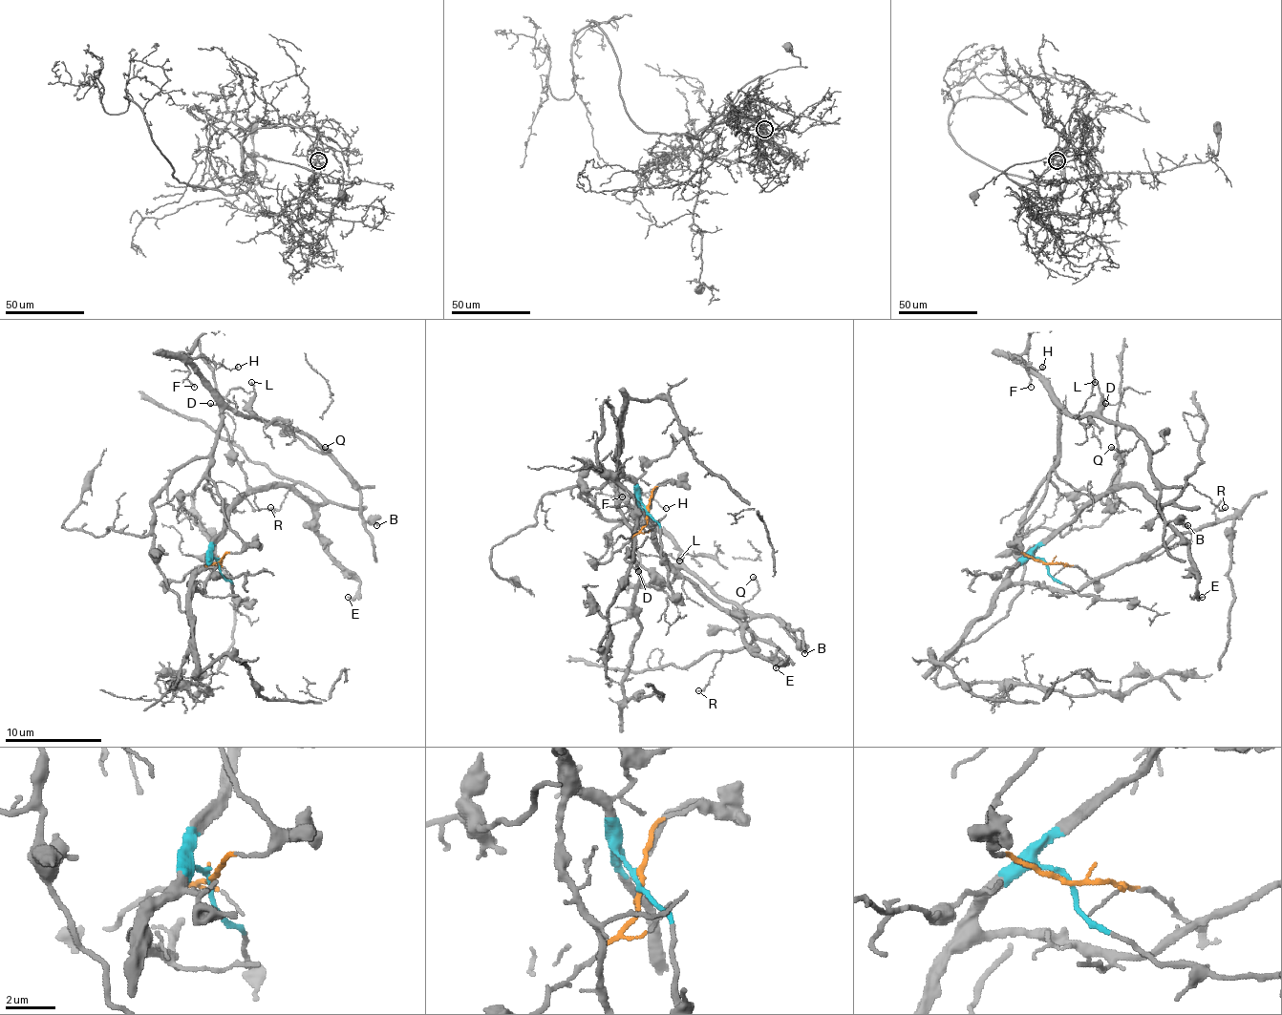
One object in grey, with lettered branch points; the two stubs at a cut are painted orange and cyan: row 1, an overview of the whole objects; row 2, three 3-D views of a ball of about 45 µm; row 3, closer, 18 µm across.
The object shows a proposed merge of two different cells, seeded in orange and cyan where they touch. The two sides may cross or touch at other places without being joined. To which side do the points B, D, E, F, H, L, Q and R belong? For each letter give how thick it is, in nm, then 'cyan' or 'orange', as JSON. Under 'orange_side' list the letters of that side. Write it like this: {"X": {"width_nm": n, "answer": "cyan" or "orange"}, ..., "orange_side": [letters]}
{"B": {"width_nm": 200, "answer": "orange"}, "D": {"width_nm": 120, "answer": "cyan"}, "E": {"width_nm": 200, "answer": "cyan"}, "F": {"width_nm": 80, "answer": "orange"}, "H": {"width_nm": 120, "answer": "orange"}, "L": {"width_nm": 120, "answer": "orange"}, "Q": {"width_nm": 150, "answer": "orange"}, "R": {"width_nm": 140, "answer": "cyan"}, "orange_side": ["B", "F", "H", "L", "Q"]}

